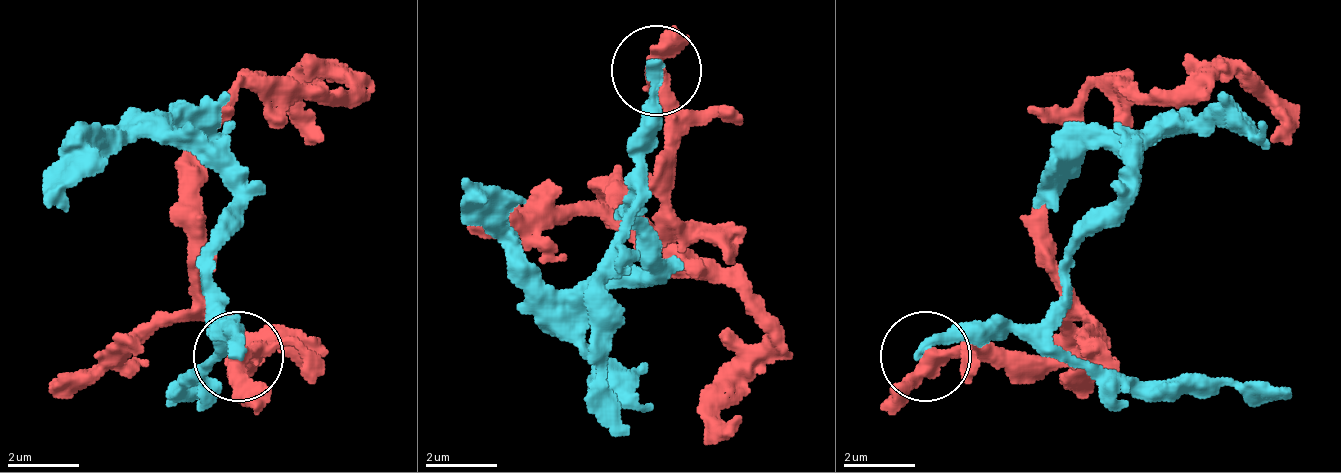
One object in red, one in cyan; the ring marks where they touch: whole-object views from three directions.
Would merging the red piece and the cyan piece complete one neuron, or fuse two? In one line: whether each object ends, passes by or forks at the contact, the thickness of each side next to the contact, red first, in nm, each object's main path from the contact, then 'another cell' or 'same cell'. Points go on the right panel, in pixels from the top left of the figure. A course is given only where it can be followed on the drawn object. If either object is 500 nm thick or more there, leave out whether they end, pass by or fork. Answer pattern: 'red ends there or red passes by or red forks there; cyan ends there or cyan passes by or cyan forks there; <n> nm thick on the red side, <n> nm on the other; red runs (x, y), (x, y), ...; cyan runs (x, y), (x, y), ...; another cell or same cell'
red passes by; cyan ends there; 400 nm thick on the red side, 300 nm on the other; red runs (928, 358), (1063, 358), (1090, 331), (1045, 232), (1072, 115), (1099, 88), (1234, 79), (1279, 115), (1270, 142); cyan runs (919, 358), (937, 340), (1027, 331), (1063, 295), (1063, 250), (1126, 187), (1144, 133), (1108, 133), (1036, 205); another cell

